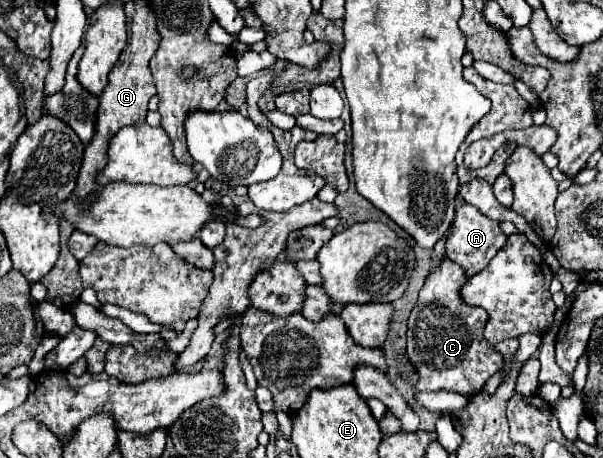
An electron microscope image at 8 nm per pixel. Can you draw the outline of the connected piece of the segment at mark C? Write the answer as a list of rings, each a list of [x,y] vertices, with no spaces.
[[[444,260],[442,266],[428,276],[408,318],[408,358],[420,372],[418,390],[450,390],[462,396],[476,394],[484,382],[502,368],[502,356],[496,348],[488,348],[482,336],[488,314],[462,300],[460,290],[468,282],[466,272]]]

